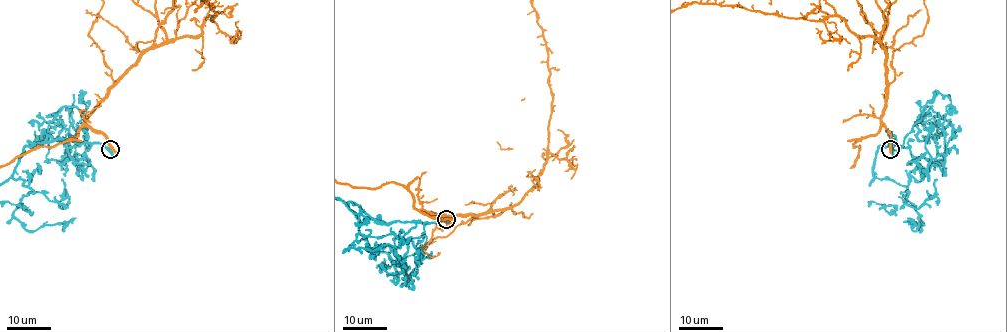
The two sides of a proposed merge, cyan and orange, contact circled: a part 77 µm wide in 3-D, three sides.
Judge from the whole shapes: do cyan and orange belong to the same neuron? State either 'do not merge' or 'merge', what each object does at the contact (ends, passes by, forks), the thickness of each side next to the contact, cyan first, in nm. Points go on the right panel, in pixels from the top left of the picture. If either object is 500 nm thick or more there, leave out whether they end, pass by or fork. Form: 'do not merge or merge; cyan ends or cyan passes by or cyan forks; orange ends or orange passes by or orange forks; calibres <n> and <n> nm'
do not merge; cyan passes by; orange passes by; calibres 420 and 380 nm

